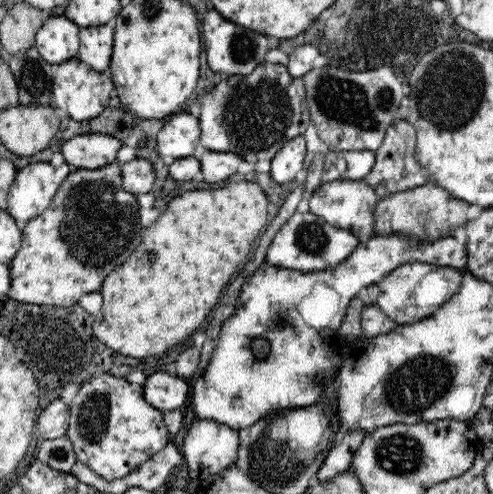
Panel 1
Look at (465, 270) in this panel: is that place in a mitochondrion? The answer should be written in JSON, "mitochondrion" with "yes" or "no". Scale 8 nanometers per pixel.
{"mitochondrion":"no"}

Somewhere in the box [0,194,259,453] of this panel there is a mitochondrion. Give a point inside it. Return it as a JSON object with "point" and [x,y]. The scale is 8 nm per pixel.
{"point":[94,411]}

